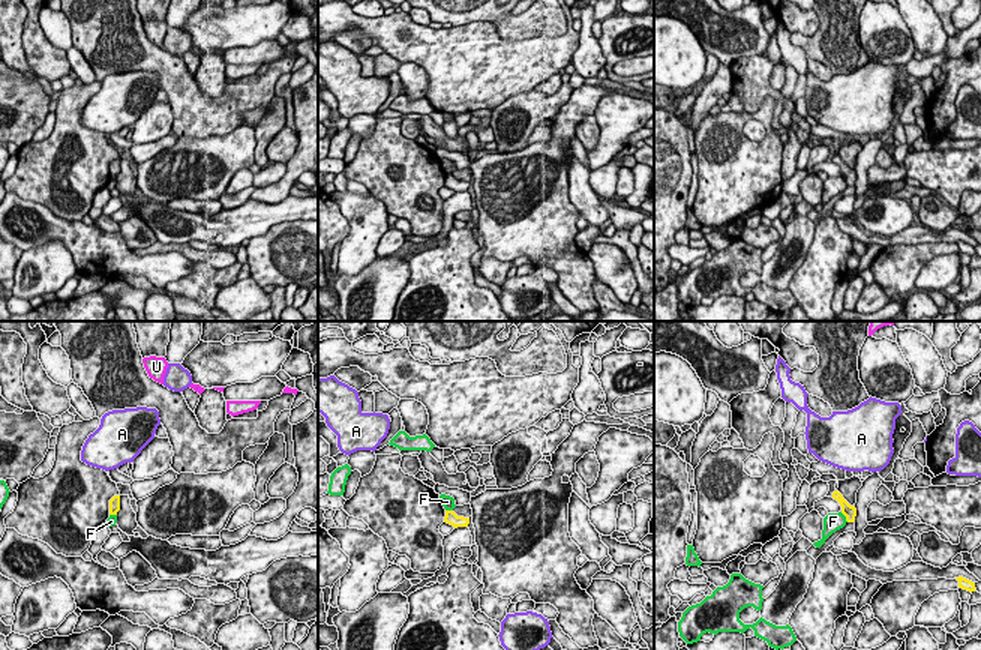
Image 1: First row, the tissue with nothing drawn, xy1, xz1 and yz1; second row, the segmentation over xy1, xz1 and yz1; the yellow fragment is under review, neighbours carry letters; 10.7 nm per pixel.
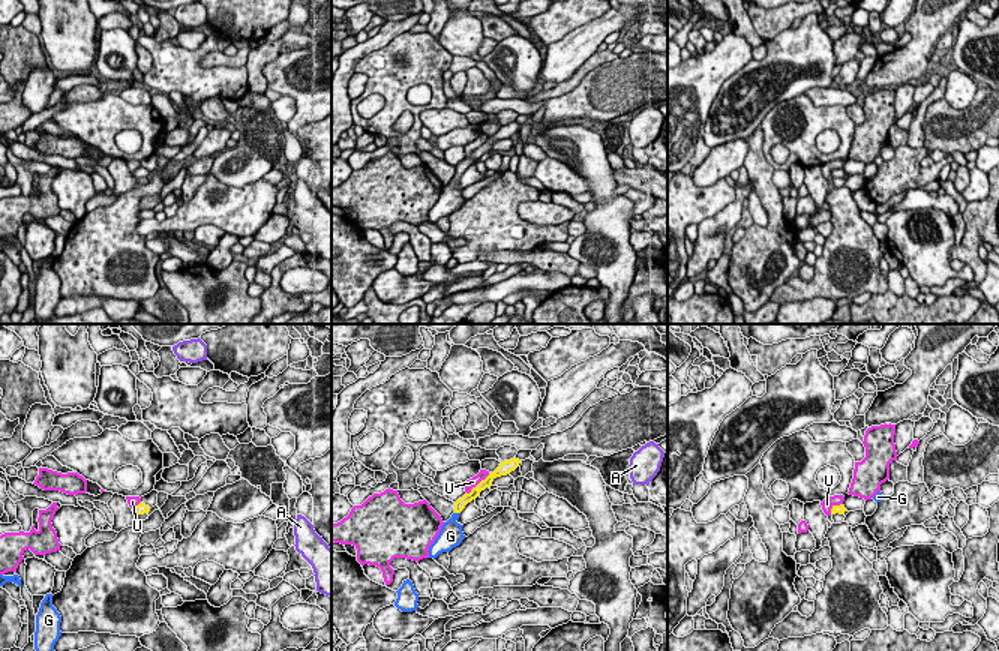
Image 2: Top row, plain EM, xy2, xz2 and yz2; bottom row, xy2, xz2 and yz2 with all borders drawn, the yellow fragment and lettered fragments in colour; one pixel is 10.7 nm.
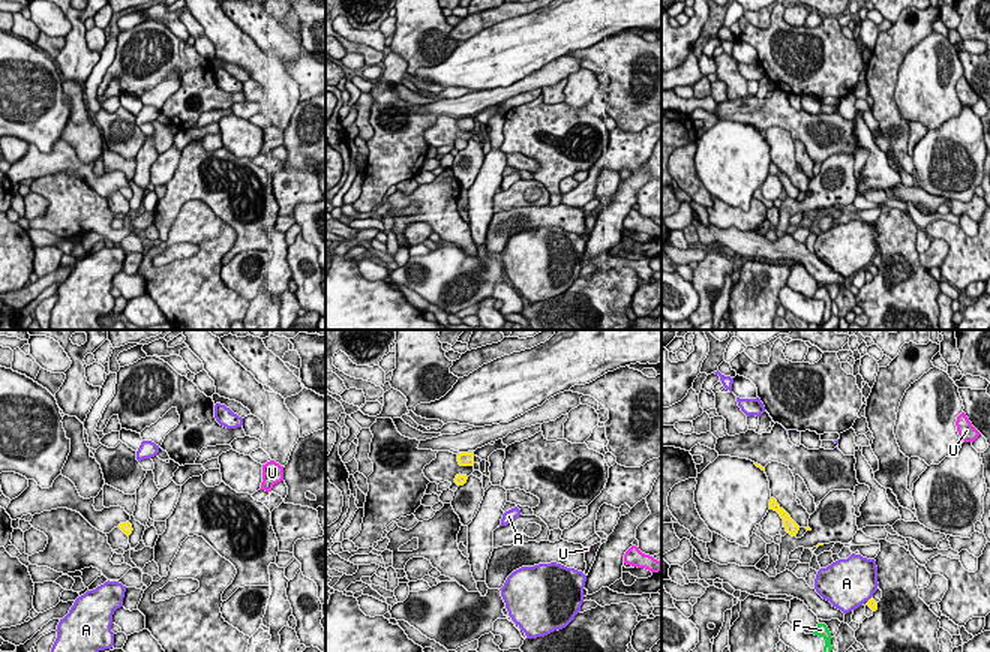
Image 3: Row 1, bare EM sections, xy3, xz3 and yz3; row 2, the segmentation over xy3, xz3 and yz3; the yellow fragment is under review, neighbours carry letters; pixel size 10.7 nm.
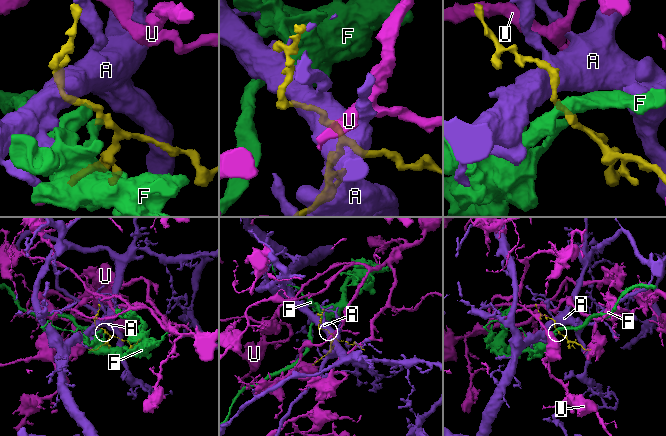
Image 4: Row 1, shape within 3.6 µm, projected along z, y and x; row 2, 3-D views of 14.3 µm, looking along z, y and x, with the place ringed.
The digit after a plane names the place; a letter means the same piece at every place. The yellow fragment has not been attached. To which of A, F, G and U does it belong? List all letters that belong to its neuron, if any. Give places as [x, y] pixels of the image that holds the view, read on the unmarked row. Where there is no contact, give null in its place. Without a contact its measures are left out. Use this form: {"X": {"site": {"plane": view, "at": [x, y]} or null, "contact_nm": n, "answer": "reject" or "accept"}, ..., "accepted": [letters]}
{"A": {"site": null, "answer": "reject"}, "F": {"site": {"plane": "yz1", "at": [845, 179]}, "contact_nm": 140, "answer": "reject"}, "G": {"site": {"plane": "xz2", "at": [458, 176]}, "contact_nm": 70, "answer": "accept"}, "U": {"site": {"plane": "xz2", "at": [479, 147]}, "contact_nm": 340, "answer": "reject"}, "accepted": ["G"]}

